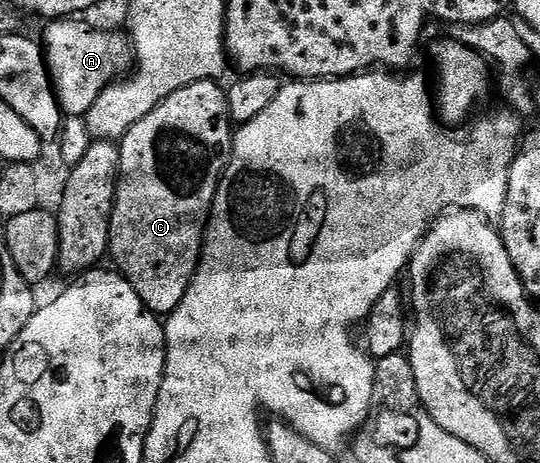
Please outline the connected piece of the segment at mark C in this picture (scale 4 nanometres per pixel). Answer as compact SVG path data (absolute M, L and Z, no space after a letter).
M199 81L190 83L190 87L182 87L174 91L150 115L146 115L134 127L130 127L127 135L120 138L118 146L121 153L121 163L119 171L119 181L116 185L116 201L113 204L113 215L109 223L109 243L108 251L110 260L116 265L118 272L127 279L130 287L138 291L138 299L146 303L146 307L157 315L167 315L173 313L182 303L186 291L196 274L196 268L200 262L200 252L204 249L204 230L208 228L208 216L214 203L214 195L220 186L220 180L224 178L224 169L228 166L228 161L232 157L232 139L234 136L234 122L228 110L228 95L223 88L219 89L216 81Z

